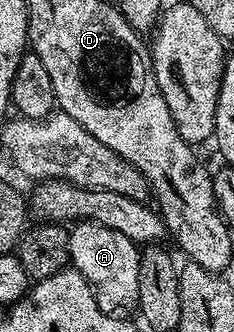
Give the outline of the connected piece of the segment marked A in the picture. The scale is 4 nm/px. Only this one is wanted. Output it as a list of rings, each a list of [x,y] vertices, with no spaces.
[[[78,221],[69,228],[70,233],[70,262],[73,270],[90,282],[90,286],[97,289],[103,296],[107,295],[114,303],[137,304],[138,301],[138,257],[139,244],[133,243],[124,233],[116,229],[108,229],[100,221]]]

